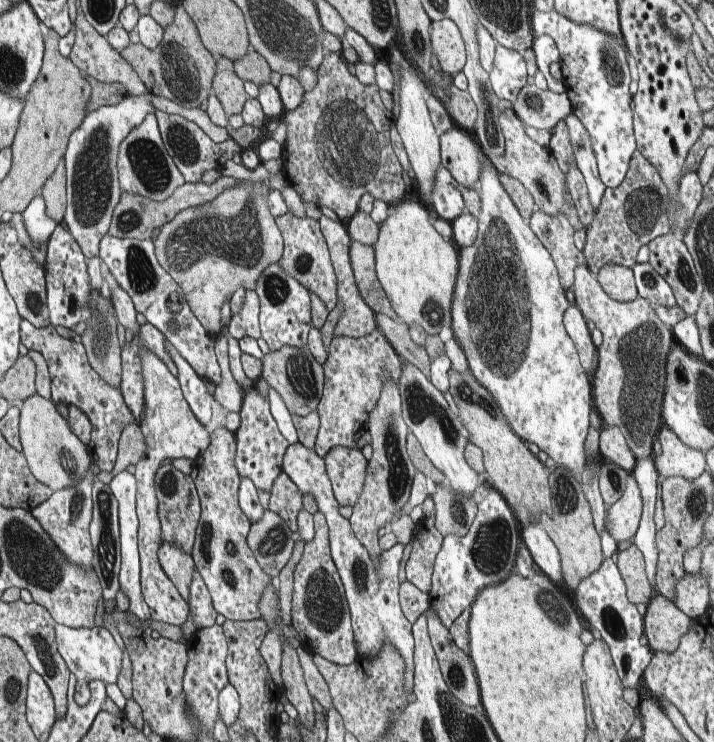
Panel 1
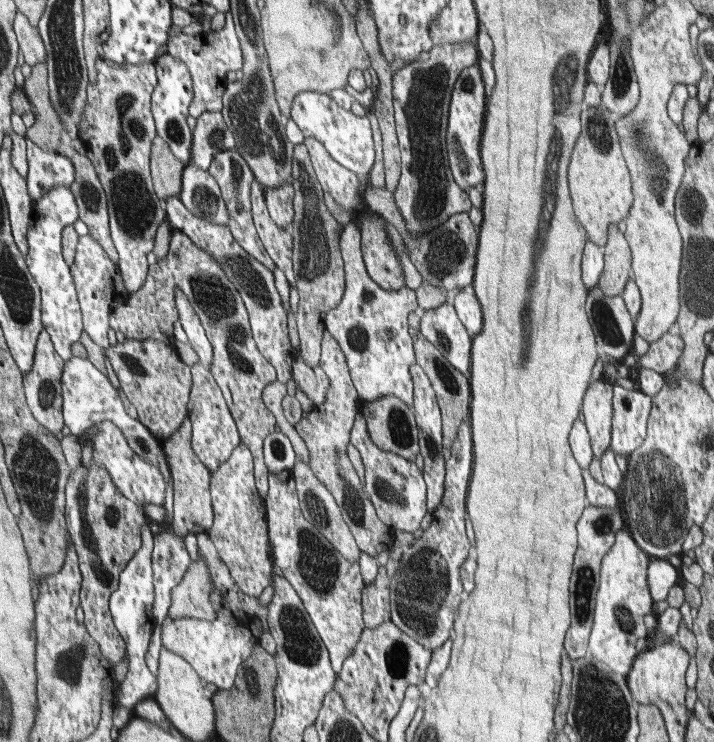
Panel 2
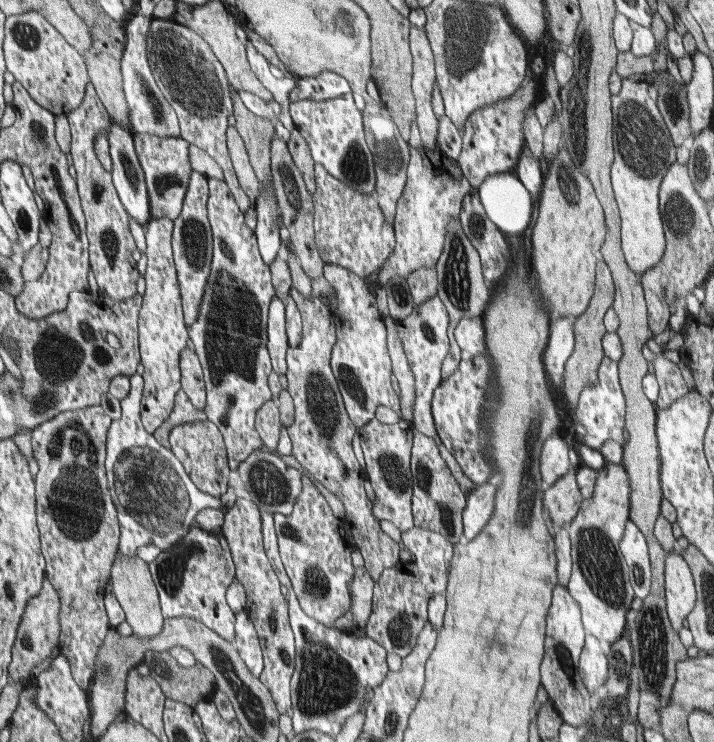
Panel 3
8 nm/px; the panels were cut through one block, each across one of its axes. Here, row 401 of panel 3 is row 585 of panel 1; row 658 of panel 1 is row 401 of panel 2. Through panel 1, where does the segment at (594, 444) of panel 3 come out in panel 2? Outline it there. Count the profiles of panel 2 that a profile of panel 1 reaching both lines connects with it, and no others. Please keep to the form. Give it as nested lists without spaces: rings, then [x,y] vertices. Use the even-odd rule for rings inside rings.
[[[614,385],[614,418],[610,448],[614,454],[628,456],[644,443],[652,397],[643,392]]]

